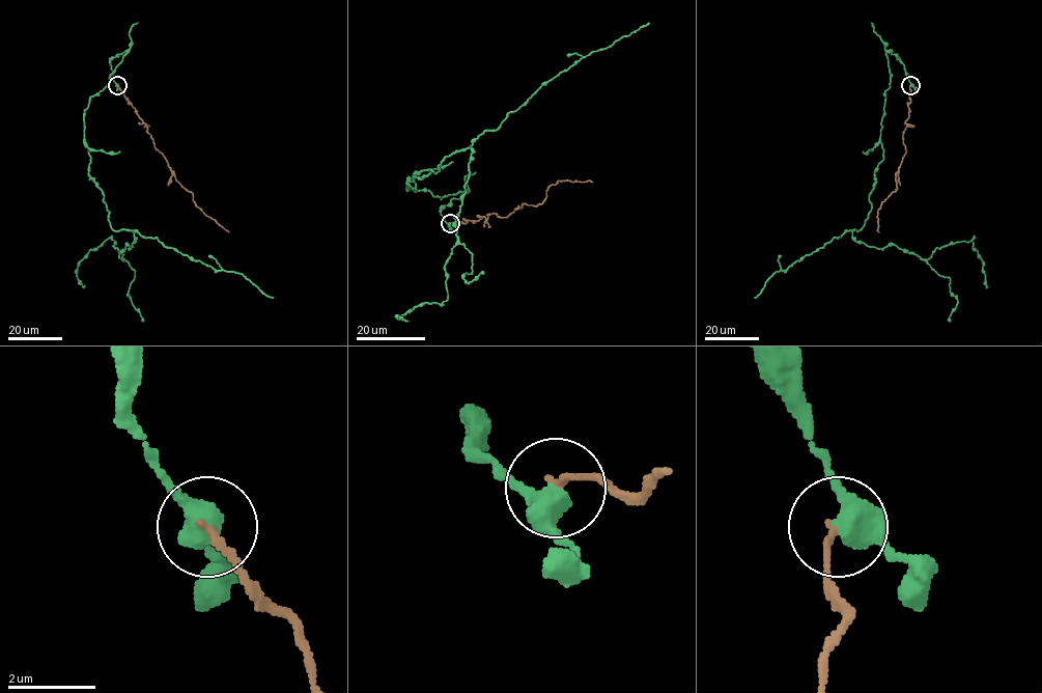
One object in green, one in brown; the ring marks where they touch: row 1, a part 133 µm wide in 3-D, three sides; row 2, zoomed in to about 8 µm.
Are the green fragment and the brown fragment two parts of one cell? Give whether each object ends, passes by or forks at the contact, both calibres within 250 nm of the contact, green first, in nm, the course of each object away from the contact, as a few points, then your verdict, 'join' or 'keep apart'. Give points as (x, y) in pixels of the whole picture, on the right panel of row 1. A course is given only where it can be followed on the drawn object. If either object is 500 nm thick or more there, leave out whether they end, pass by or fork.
green passes by; brown ends there; 460 nm thick on the green side, 170 nm on the other; green runs (910, 85), (888, 51), (883, 159), (871, 211), (852, 237), (922, 259), (974, 238), (987, 285); brown runs (910, 85), (909, 117), (902, 136), (905, 154), (896, 174), (896, 190), (877, 211), (878, 231); keep apart

